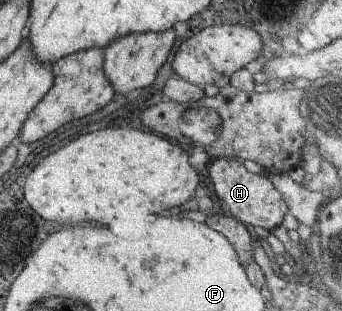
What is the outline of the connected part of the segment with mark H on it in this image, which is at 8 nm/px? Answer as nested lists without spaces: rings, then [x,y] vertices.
[[[225,158],[214,159],[208,171],[211,189],[207,205],[223,210],[249,229],[260,227],[270,231],[283,223],[288,207],[267,175],[248,172],[239,160]]]

